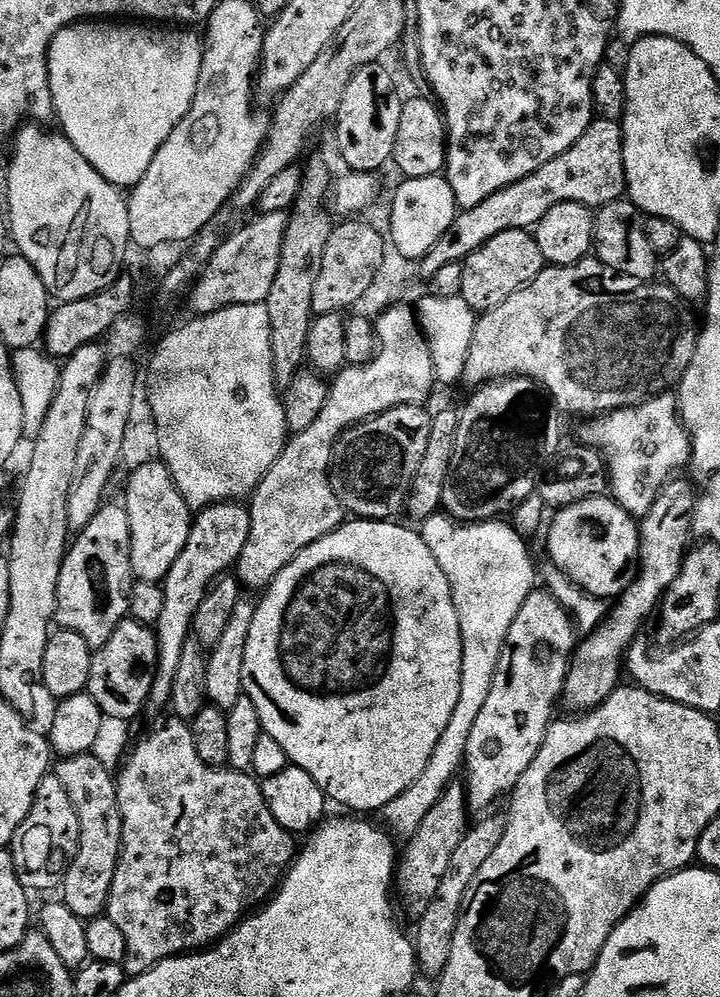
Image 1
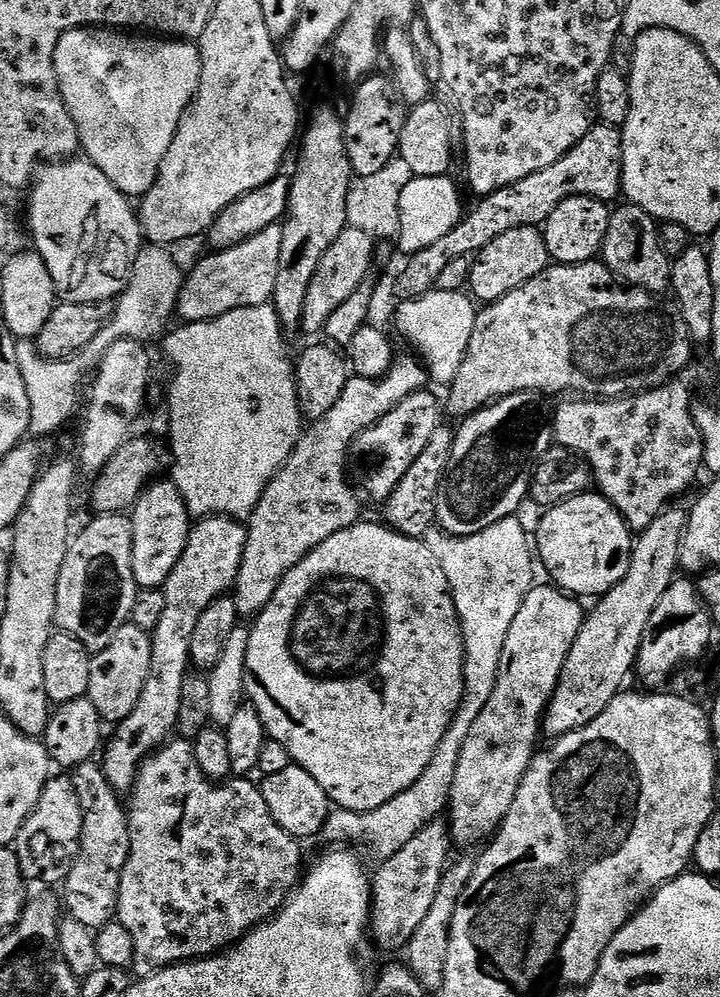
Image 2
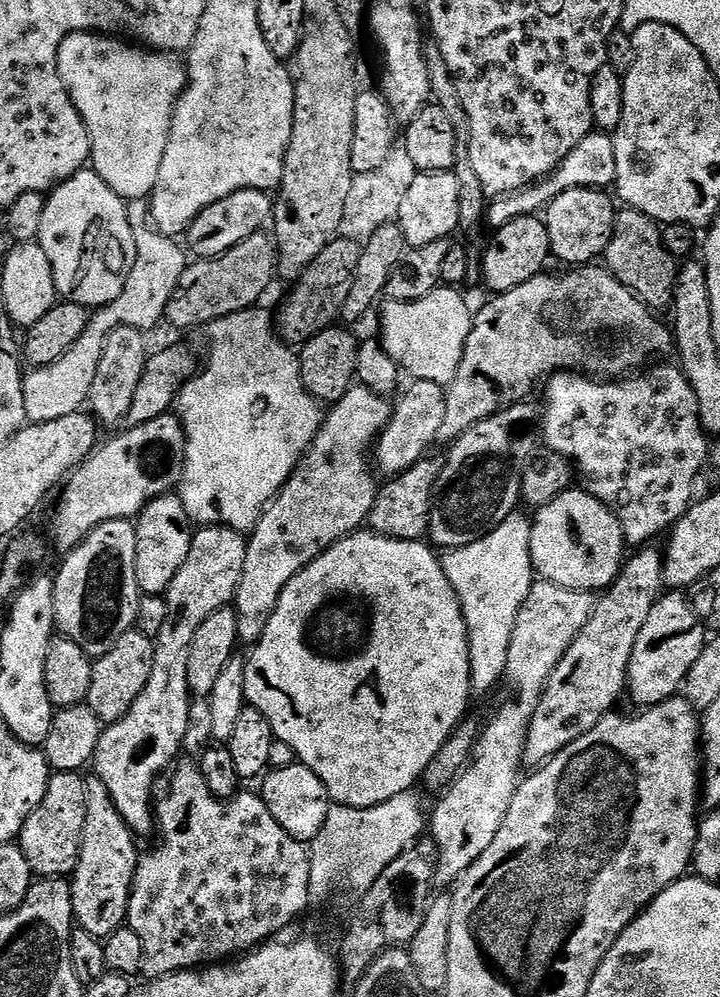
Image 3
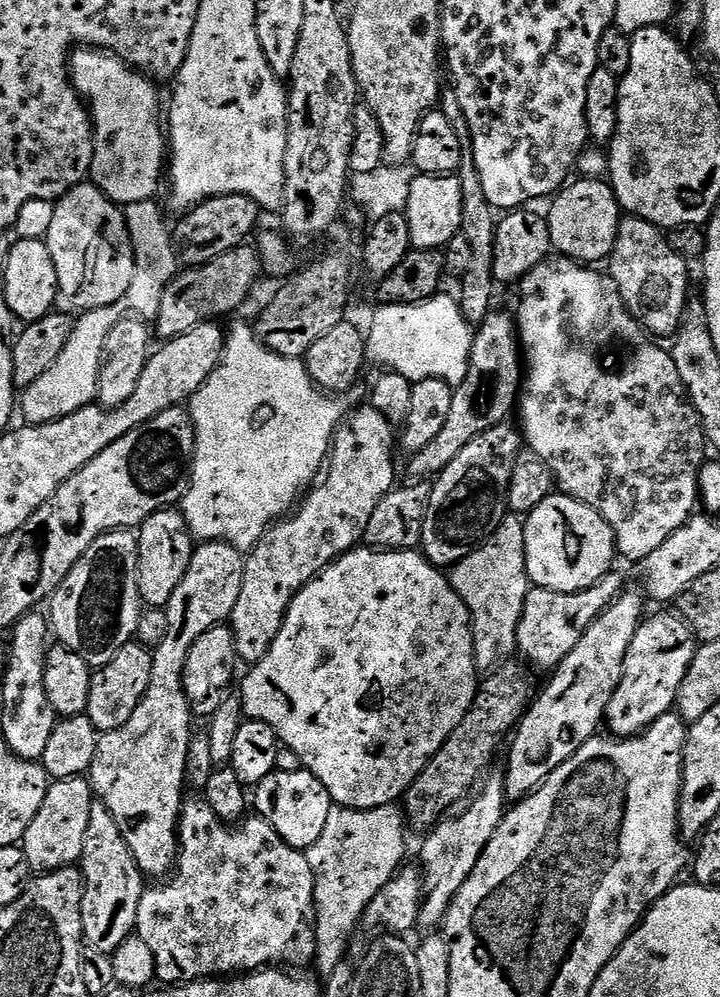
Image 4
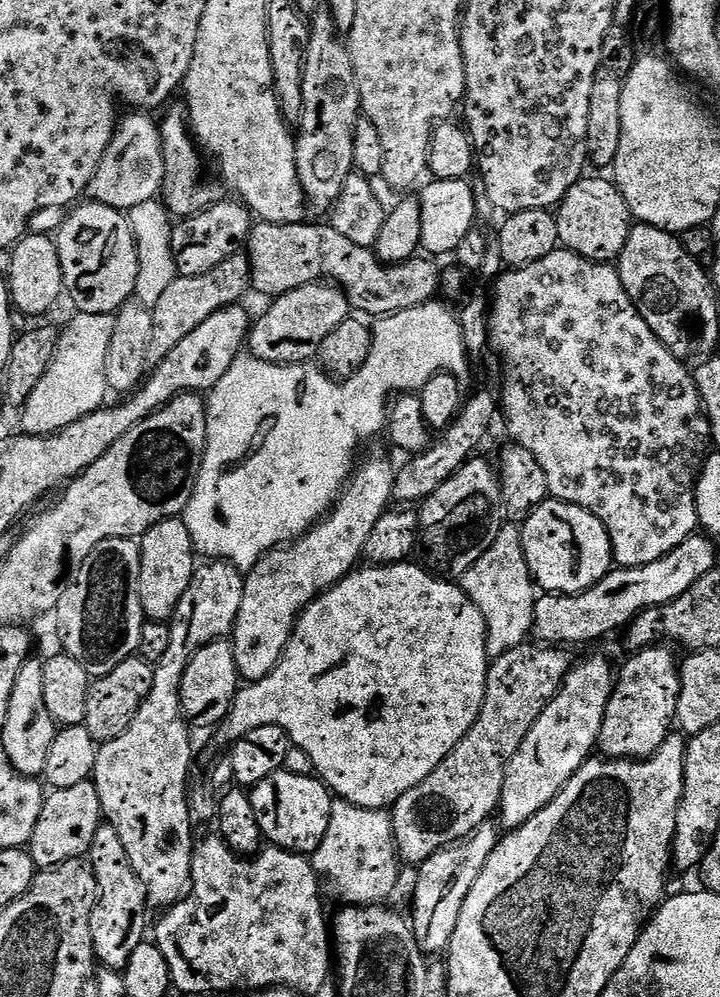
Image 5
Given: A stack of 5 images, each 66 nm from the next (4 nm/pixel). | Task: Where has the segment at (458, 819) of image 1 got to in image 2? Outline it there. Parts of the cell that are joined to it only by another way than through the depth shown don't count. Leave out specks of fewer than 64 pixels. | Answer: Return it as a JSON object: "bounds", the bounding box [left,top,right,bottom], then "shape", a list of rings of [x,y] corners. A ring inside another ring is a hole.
{"bounds":[370,818,454,945],"shape":[[[444,818],[431,820],[398,854],[387,857],[384,864],[374,872],[372,885],[372,915],[370,917],[370,936],[380,944],[407,945],[418,926],[430,913],[442,874],[448,868],[454,841],[449,821]]]}

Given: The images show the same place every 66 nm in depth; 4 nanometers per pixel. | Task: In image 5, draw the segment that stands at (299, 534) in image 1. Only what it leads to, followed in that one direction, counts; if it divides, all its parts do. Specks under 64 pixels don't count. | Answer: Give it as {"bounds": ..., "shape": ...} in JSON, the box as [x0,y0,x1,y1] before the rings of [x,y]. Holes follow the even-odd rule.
{"bounds":[230,456,396,681],"shape":[[[372,456],[364,465],[362,464],[353,471],[348,483],[344,485],[344,491],[340,493],[339,500],[333,504],[332,511],[319,524],[308,529],[304,535],[297,536],[295,540],[279,548],[273,548],[244,576],[242,606],[238,610],[236,625],[232,627],[230,633],[230,643],[234,650],[234,662],[245,681],[261,680],[270,675],[286,650],[296,619],[321,592],[334,587],[342,577],[361,563],[366,538],[370,538],[374,522],[378,522],[378,518],[382,518],[382,514],[389,511],[396,477],[394,464],[384,456]]]}

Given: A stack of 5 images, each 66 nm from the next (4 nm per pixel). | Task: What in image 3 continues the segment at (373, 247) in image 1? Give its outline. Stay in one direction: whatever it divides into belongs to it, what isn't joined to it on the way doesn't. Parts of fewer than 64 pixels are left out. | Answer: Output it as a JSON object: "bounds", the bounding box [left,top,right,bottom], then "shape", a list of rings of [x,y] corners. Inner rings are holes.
{"bounds":[274,238,362,346],"shape":[[[337,238],[332,241],[308,269],[302,273],[296,288],[288,296],[288,301],[280,308],[280,316],[275,317],[274,324],[278,335],[289,346],[303,346],[319,332],[333,327],[344,311],[352,285],[356,282],[356,267],[360,261],[362,248],[357,241]]]}

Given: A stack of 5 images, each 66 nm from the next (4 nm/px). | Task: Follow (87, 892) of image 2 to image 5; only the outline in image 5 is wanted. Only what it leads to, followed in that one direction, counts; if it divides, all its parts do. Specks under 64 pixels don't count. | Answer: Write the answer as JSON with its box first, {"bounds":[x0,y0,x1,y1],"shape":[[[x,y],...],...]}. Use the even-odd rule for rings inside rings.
{"bounds":[90,822,149,970],"shape":[[[107,822],[101,823],[98,834],[94,834],[90,863],[96,879],[96,905],[90,918],[94,954],[103,967],[122,970],[130,962],[130,954],[134,954],[134,950],[138,950],[142,942],[141,937],[132,936],[132,931],[144,924],[144,908],[149,907],[148,896],[144,892],[144,883],[140,881],[138,874],[134,874],[130,854],[126,854],[126,846],[122,846],[122,838],[118,838],[118,830],[114,830]]]}

